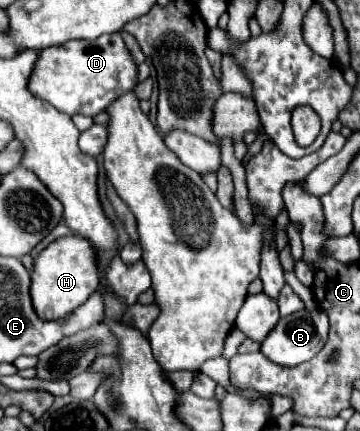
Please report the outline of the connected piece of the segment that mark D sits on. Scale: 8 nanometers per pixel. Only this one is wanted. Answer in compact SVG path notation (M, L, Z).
M121 33L117 35L101 35L93 41L87 39L75 39L57 47L47 47L45 51L41 51L41 57L35 65L35 71L31 75L29 81L29 89L35 97L41 97L45 101L49 101L55 109L67 113L67 115L89 115L95 117L103 111L107 111L107 107L117 101L117 97L125 95L125 93L133 93L135 87L139 85L139 69L135 63L135 57L131 55L131 51L127 49L127 45L121 39Z

